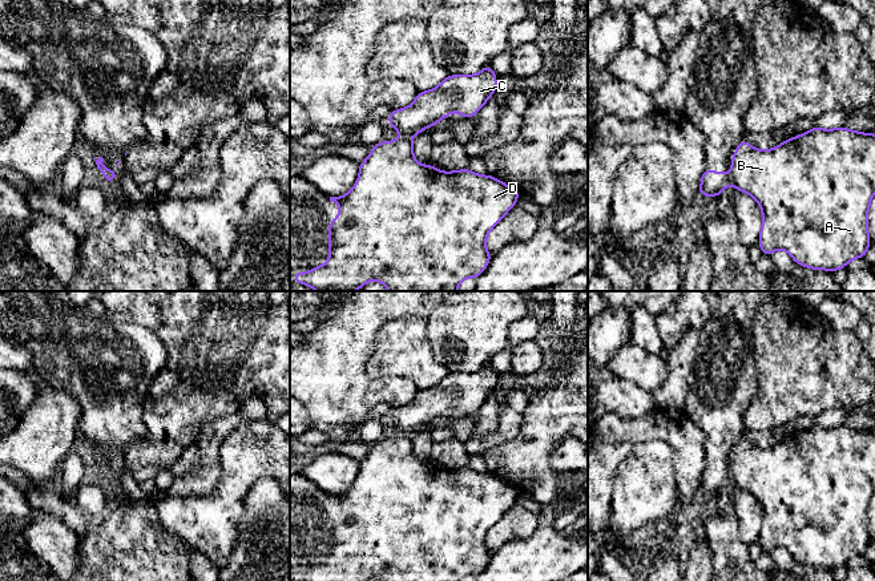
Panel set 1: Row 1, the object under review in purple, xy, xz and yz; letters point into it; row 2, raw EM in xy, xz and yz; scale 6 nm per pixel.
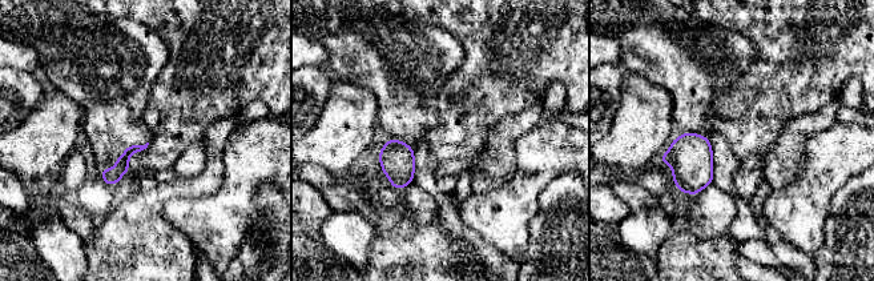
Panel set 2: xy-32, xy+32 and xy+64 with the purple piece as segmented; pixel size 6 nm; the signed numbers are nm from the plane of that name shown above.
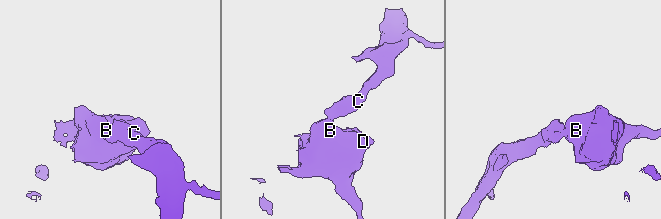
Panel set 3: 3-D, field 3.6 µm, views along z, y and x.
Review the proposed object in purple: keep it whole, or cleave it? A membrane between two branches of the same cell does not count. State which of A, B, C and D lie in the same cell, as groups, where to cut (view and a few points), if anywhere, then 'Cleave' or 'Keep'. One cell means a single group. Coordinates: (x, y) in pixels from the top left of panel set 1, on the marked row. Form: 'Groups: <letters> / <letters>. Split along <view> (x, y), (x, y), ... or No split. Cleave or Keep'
Groups: A B D / C. Split along xz (402, 134), (411, 138). Cleave

